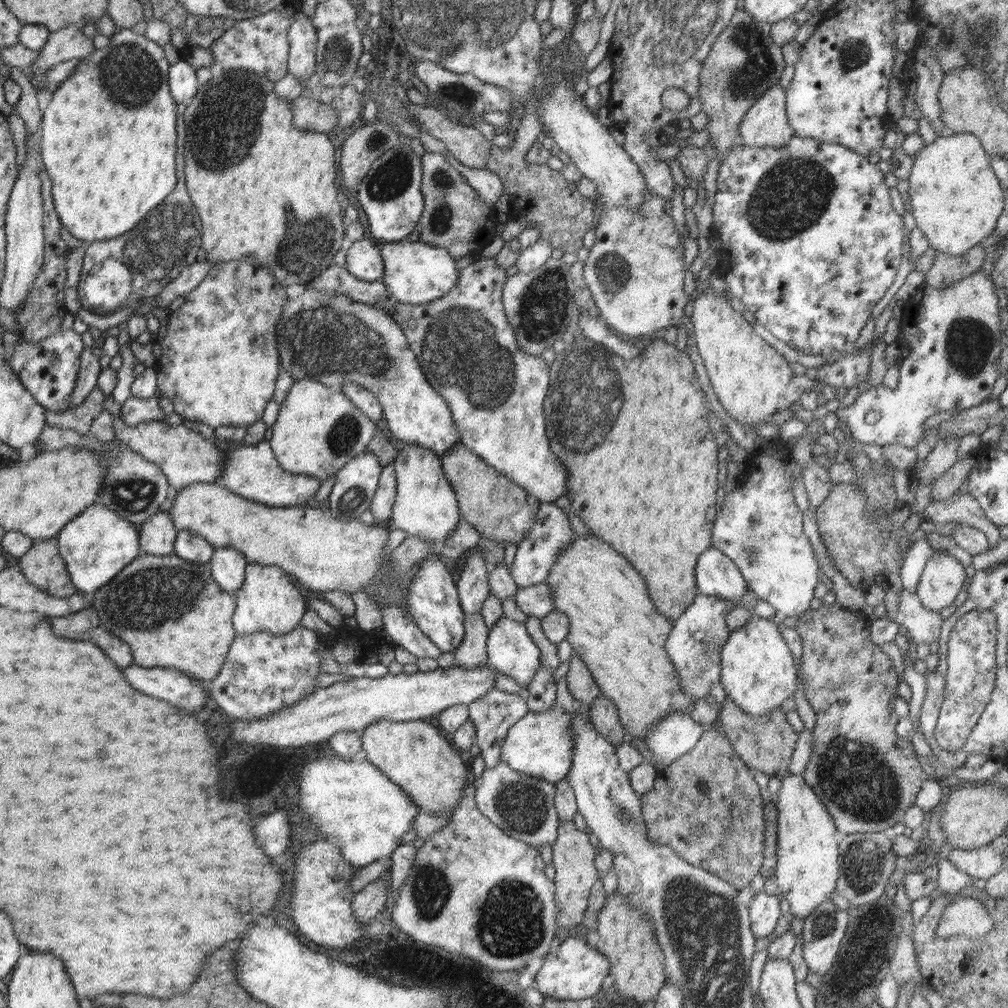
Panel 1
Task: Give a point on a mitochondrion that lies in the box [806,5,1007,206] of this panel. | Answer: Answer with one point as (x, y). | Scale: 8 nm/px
(974, 39)

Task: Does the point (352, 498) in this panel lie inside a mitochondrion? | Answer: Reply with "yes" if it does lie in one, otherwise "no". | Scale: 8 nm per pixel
yes

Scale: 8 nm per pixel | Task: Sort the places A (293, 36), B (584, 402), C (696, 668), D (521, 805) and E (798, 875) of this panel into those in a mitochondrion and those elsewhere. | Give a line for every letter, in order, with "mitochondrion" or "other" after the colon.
A: other
B: mitochondrion
C: mitochondrion
D: mitochondrion
E: other

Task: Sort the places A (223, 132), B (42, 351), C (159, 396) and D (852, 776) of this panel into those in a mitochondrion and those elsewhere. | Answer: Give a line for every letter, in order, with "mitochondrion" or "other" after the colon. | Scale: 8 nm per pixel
A: mitochondrion
B: other
C: other
D: mitochondrion

